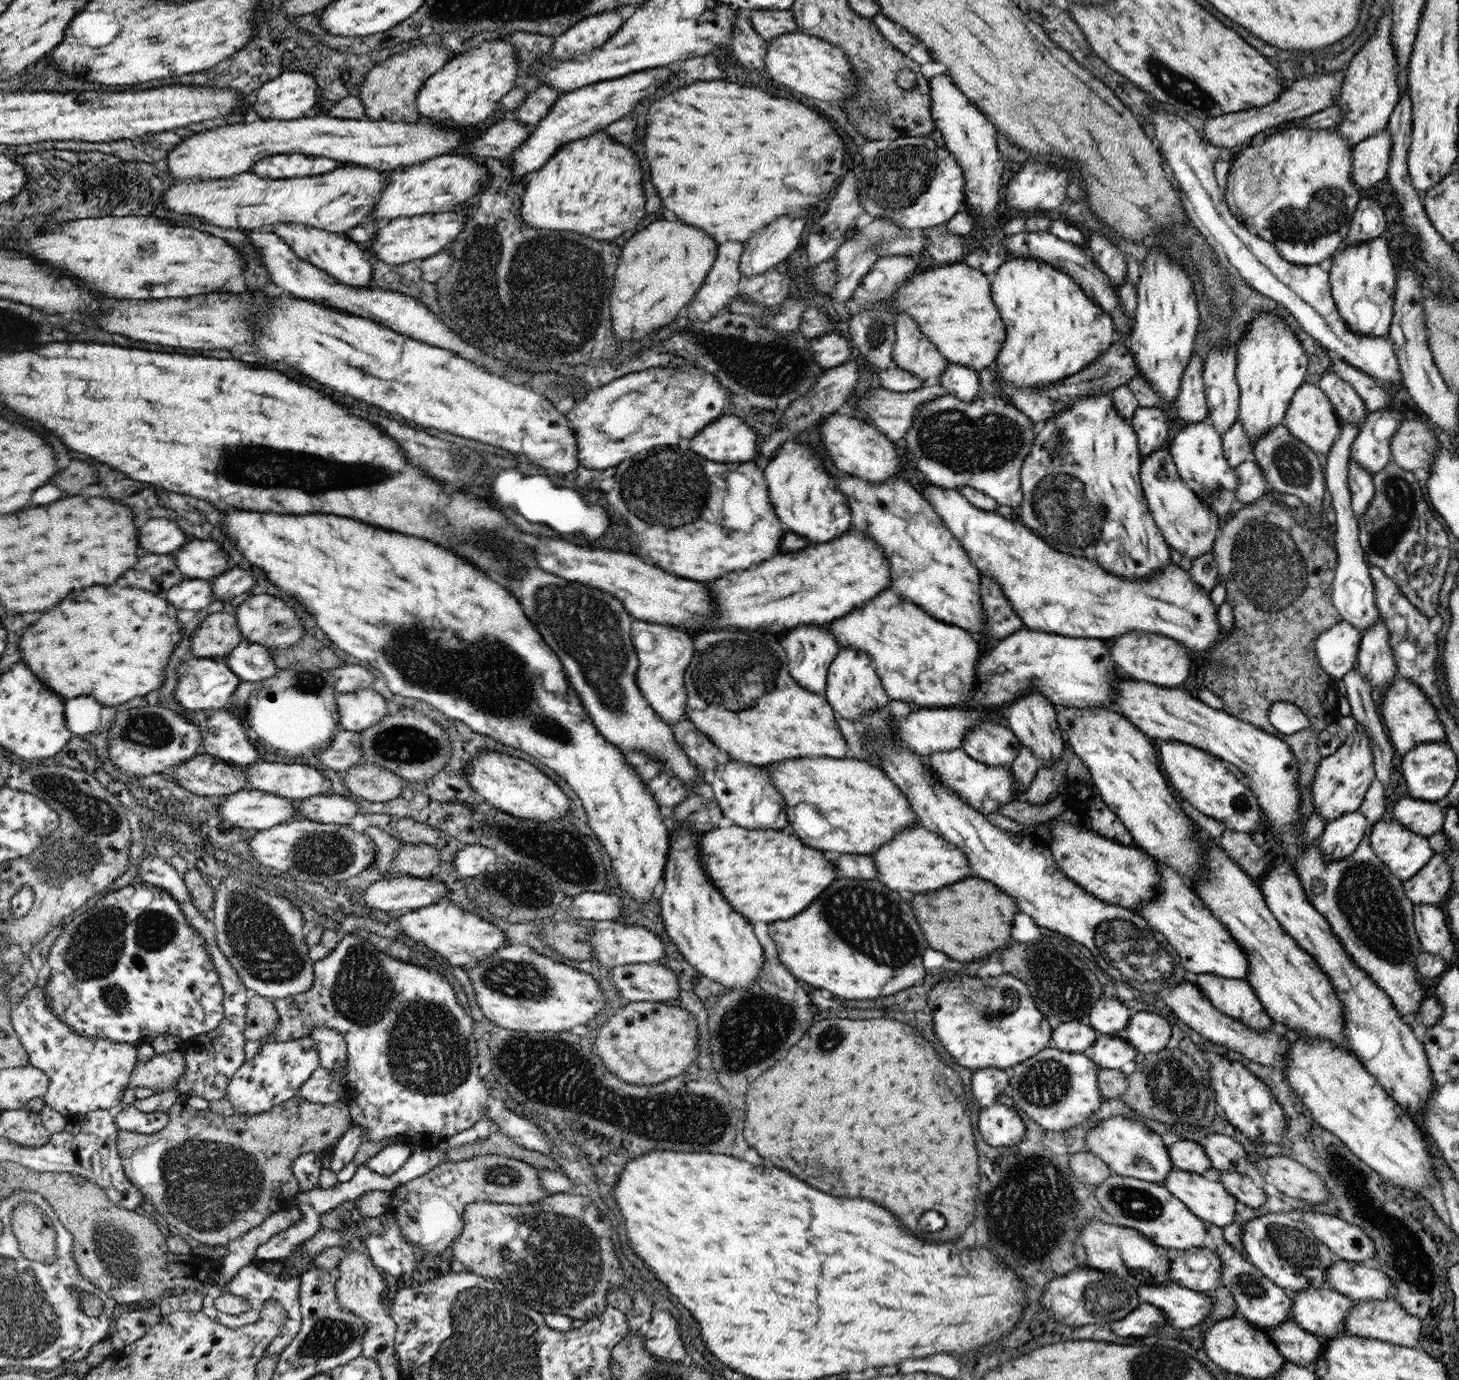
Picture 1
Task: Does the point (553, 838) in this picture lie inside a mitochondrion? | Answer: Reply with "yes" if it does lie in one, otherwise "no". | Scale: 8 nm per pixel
yes

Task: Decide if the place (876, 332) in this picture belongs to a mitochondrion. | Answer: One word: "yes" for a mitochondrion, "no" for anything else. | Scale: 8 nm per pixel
yes

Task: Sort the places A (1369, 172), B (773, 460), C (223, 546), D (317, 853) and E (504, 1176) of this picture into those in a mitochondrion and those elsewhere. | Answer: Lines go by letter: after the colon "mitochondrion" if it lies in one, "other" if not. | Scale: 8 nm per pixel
A: other
B: other
C: other
D: mitochondrion
E: mitochondrion

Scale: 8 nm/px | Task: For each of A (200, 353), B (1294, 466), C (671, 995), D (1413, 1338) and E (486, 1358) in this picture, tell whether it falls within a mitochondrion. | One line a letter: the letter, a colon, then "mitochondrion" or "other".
A: other
B: mitochondrion
C: other
D: other
E: mitochondrion

